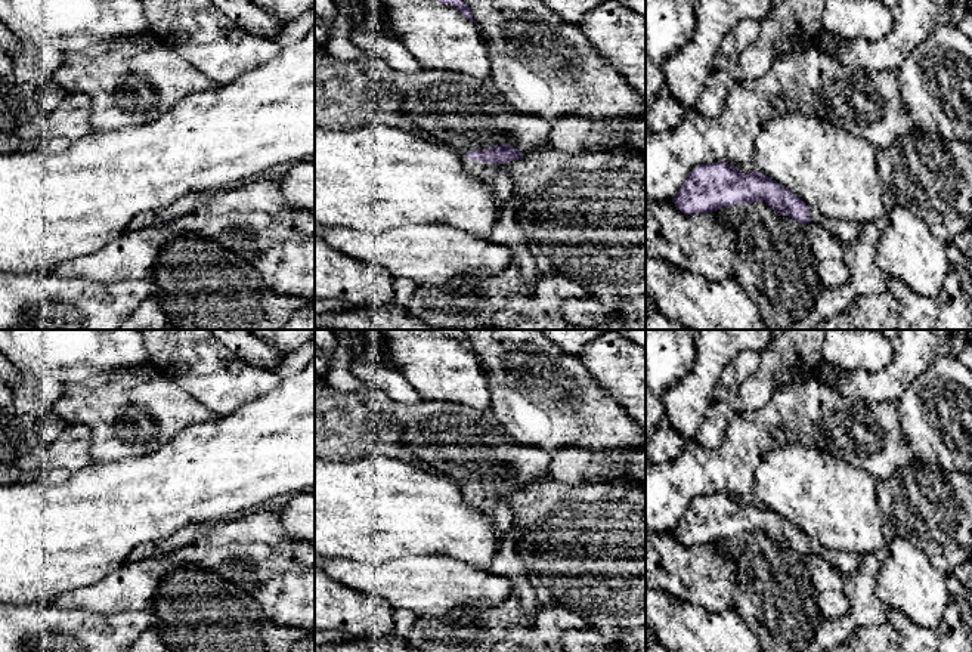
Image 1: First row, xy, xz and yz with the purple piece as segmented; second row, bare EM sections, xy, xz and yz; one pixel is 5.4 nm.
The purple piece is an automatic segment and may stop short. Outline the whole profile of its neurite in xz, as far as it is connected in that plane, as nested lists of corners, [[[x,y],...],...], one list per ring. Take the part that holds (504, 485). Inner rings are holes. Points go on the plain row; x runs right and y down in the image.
[[[502,475],[487,480],[468,482],[464,495],[471,507],[492,517],[496,531],[505,534],[511,531],[513,525],[513,512],[507,495],[521,489],[524,489],[521,483]]]

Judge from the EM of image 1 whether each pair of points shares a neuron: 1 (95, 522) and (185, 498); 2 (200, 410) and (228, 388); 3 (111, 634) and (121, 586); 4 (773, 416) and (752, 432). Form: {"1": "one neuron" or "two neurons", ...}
{"1": "one neuron", "2": "two neurons", "3": "two neurons", "4": "one neuron"}

